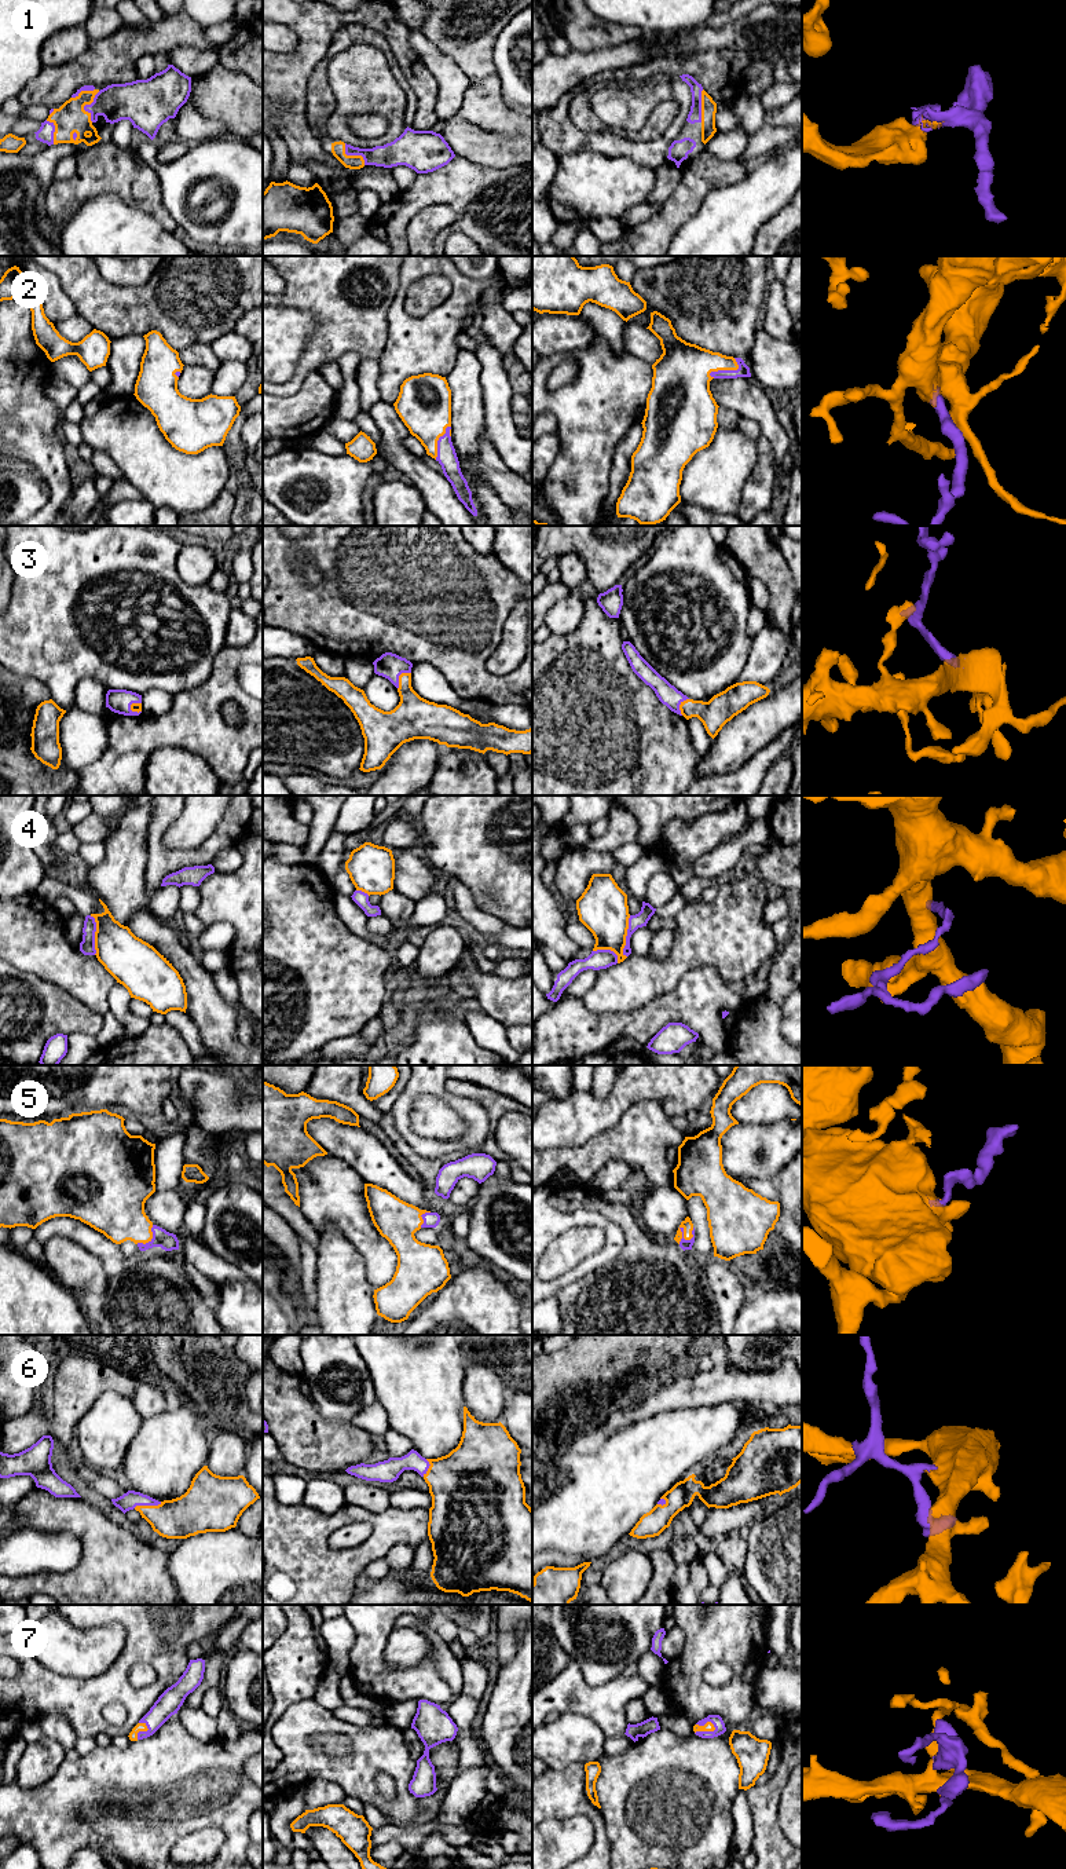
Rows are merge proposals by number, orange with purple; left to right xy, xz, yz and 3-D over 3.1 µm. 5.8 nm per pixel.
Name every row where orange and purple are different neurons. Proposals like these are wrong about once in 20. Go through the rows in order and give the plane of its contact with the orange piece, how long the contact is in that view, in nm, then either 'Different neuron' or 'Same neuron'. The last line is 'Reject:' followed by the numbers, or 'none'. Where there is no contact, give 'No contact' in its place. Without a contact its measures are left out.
1: Touches orange in xy. Shared border 190 nm. Same neuron
2: Touches orange in xz. Shared border 220 nm. Same neuron
3: Touches orange in xz. Shared border 130 nm. Same neuron
4: Touches orange in yz. Shared border 240 nm. Different neuron
5: Touches orange in yz. Shared border 130 nm. Same neuron
6: Touches orange in xy. Shared border 170 nm. Same neuron
7: Touches orange in yz. Shared border 130 nm. Same neuron
Reject: 4

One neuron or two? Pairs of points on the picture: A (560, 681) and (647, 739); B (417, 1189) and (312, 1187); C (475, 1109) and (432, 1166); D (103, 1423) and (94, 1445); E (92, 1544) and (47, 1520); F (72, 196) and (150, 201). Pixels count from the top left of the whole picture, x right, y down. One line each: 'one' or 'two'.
A: one
B: two
C: two
D: one
E: one
F: one

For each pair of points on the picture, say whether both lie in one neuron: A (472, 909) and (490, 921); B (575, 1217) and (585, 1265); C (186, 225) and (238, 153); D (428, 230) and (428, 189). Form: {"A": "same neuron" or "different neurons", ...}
{"A": "same neuron", "B": "same neuron", "C": "same neuron", "D": "different neurons"}

